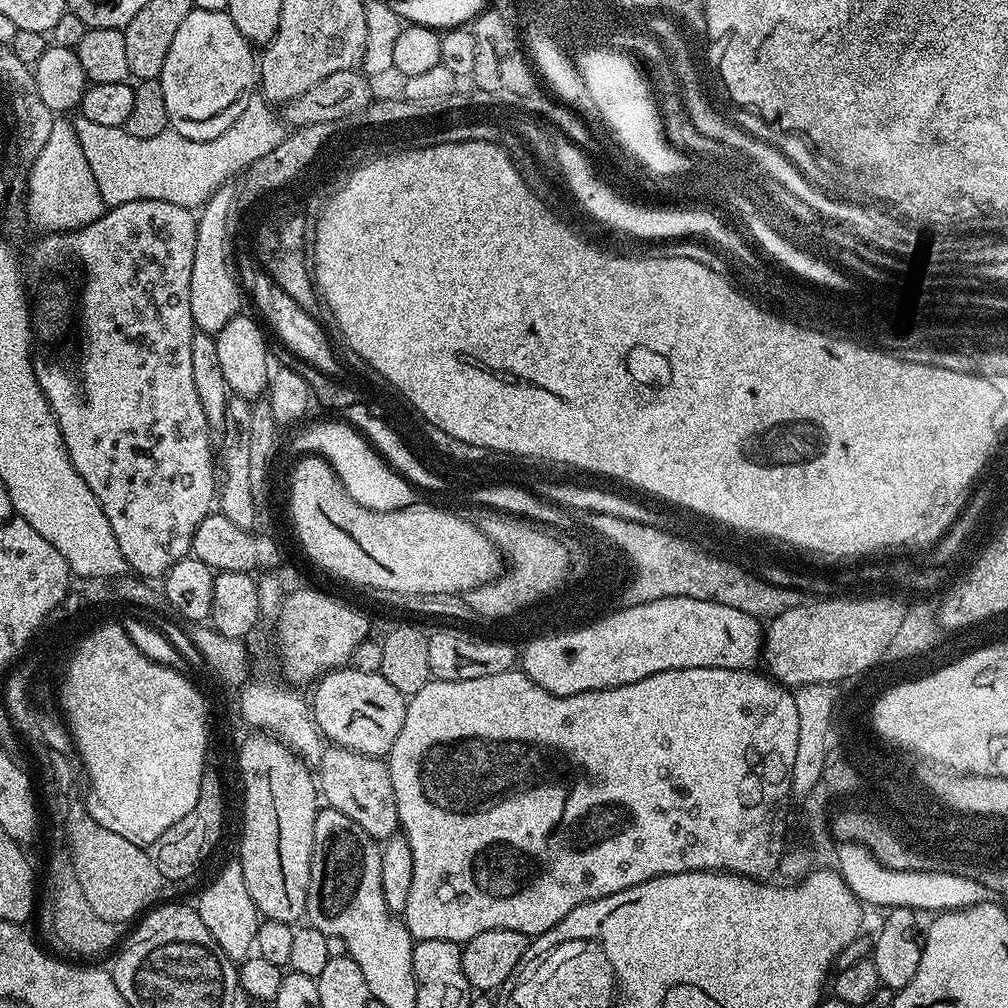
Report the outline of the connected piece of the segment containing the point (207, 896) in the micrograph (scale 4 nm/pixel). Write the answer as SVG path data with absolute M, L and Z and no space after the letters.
M239 862L228 864L204 889L200 897L194 900L198 918L206 925L206 930L214 934L214 942L222 946L224 953L234 962L243 962L253 955L256 947L256 931L262 919L254 906L254 898L250 898L250 890L246 890L246 878L242 874Z

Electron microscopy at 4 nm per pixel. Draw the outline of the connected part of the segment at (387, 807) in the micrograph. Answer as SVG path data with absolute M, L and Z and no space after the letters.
M327 747L318 765L318 788L329 807L353 818L362 830L366 830L378 842L387 840L399 831L394 786L388 765L381 757L360 755L348 748Z

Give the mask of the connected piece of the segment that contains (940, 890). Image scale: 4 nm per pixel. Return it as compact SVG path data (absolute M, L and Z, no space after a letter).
M843 842L838 847L837 871L861 903L871 907L905 907L913 911L952 911L987 903L990 891L974 878L932 871L894 871L881 864L866 847Z

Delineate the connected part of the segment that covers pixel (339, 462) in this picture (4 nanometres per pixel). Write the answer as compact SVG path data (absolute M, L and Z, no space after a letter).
M344 420L316 422L302 429L290 442L295 455L320 455L335 470L347 493L360 506L388 513L390 510L405 509L419 503L419 489L397 473L382 455L372 447L370 441Z

